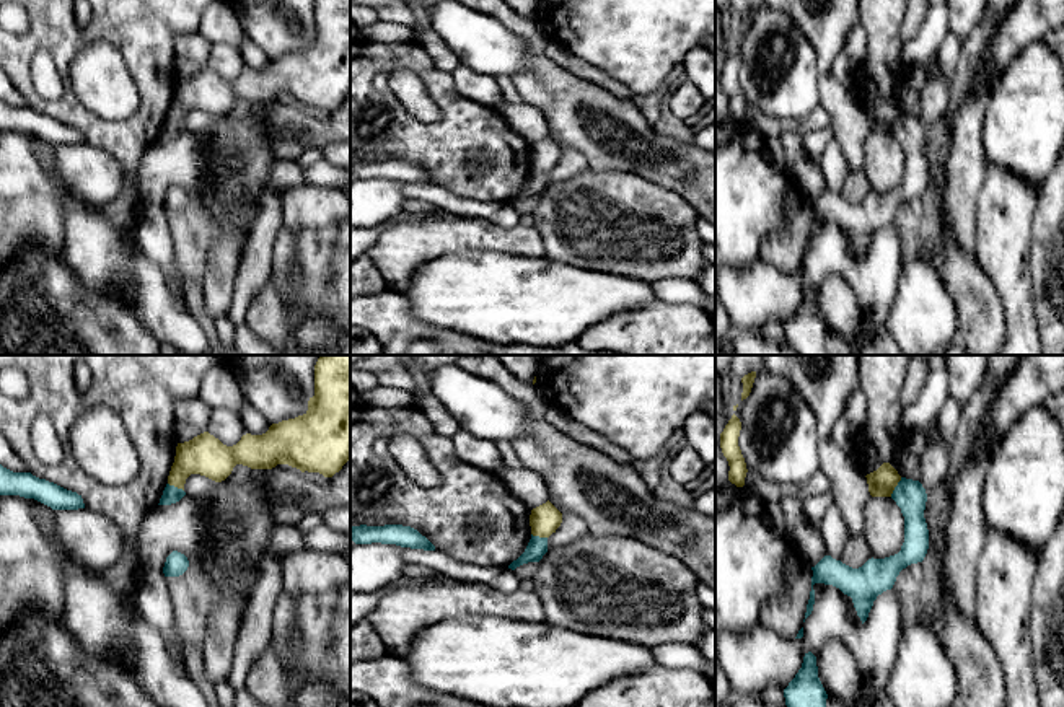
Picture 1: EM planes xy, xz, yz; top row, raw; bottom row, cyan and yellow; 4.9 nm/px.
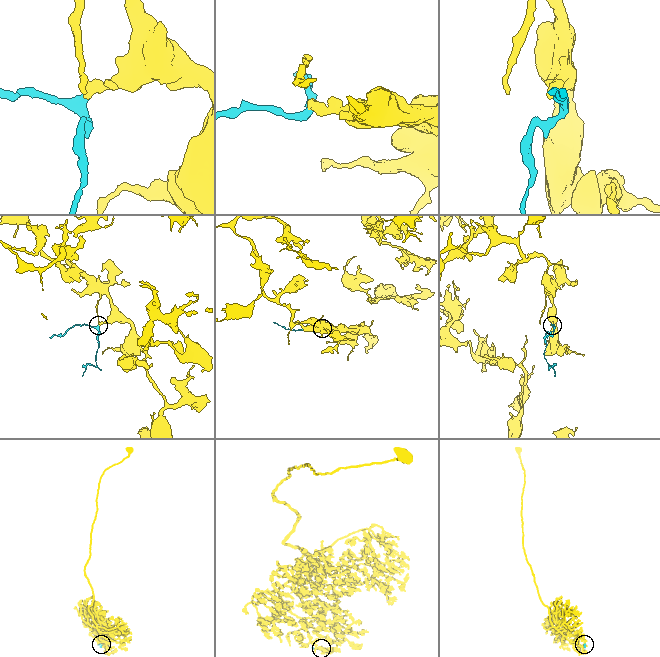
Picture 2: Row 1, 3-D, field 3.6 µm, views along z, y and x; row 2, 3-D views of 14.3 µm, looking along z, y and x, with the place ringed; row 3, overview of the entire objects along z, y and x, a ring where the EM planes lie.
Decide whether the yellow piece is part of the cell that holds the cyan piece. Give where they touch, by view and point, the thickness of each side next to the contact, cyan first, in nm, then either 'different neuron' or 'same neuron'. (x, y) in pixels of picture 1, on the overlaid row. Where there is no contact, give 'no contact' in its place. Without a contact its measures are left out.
contact yz (895, 487); calibres 160 and 140 nm; different neuron

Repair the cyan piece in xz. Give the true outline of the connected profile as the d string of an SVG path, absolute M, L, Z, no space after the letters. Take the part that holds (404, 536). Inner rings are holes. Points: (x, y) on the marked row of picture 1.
M402 525L350 526L350 539L355 544L381 542L411 549L435 551L435 546L425 536L414 528Z

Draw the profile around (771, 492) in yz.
M748 471L745 487L761 497L766 503L779 503L784 497L808 498L831 490L831 482L824 472L815 472L808 481L794 485L780 485L761 479L758 474Z

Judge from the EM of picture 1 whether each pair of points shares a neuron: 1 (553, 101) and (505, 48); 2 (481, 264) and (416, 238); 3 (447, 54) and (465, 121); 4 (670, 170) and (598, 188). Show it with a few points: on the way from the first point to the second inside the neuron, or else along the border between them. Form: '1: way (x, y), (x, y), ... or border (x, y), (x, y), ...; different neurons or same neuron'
1: border (532, 59), (530, 65), (512, 79); different neurons
2: border (492, 250), (460, 250), (427, 259), (419, 267); different neurons
3: border (421, 48), (440, 69), (450, 74); different neurons
4: border (605, 170), (641, 175), (677, 194); different neurons

